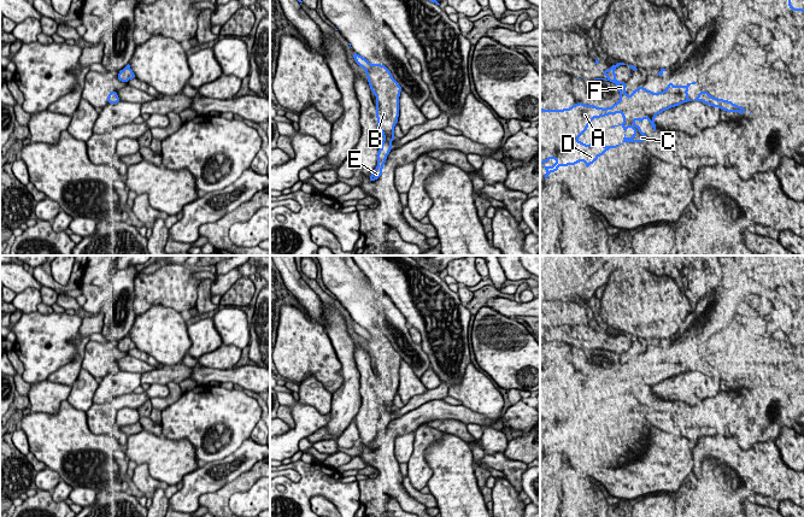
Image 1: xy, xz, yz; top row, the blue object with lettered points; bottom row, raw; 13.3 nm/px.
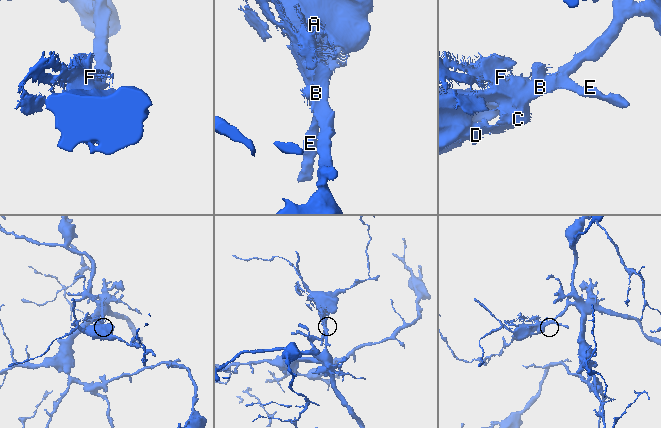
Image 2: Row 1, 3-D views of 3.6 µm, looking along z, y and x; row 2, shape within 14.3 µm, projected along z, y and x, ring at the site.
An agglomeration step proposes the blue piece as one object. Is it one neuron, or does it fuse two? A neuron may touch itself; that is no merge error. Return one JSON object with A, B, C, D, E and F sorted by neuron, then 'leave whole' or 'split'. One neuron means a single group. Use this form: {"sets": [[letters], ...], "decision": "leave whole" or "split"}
{"sets": [["A", "B", "C", "D", "E", "F"]], "decision": "leave whole"}

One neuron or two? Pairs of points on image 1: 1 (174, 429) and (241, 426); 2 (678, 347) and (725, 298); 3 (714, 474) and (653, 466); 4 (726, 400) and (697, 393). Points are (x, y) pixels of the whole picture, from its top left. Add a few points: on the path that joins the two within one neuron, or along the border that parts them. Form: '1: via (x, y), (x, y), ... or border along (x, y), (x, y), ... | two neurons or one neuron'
1: via (191, 417), (224, 416) | one neuron
2: via (692, 338), (700, 335), (723, 312) | one neuron
3: border along (694, 447), (693, 460) | two neurons
4: border along (721, 393), (703, 401) | two neurons

